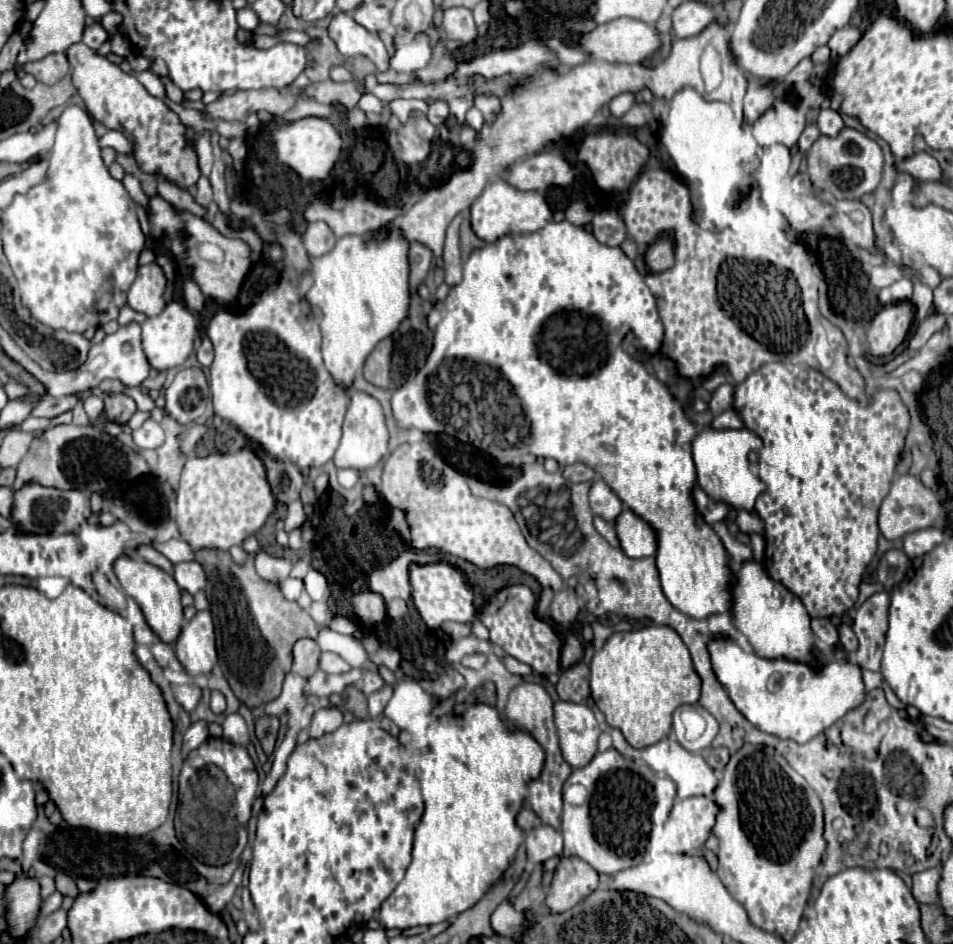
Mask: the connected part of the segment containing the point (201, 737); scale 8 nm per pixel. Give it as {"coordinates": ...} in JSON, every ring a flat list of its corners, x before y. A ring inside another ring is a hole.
{"coordinates":[[194,722,186,734,184,734,184,744,182,744,182,752,188,754,192,750,196,750,202,742,208,740,208,722]]}

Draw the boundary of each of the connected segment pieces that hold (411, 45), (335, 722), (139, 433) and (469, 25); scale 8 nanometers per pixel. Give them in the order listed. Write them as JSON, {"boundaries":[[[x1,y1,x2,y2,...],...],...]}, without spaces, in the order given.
{"boundaries":[[[410,28,394,32,394,54,390,56,390,70,416,72,430,64,432,40,428,34,414,34]],[[328,706,328,708,320,708,316,710,314,718,312,718,312,724,308,728,310,736,312,738,320,738,328,732,334,732,338,726,344,724,344,718,342,718,342,712,334,706]],[[146,420,138,430,132,432,132,438,140,448,158,448,164,444,164,430,158,422]],[[448,8,444,10,444,32,452,40,472,42,476,38,476,26,472,12,468,8]]]}

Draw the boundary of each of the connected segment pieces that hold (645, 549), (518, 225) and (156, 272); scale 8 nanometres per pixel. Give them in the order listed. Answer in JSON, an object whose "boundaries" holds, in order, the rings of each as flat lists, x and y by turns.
{"boundaries":[[[626,510,616,518,616,534,620,550,630,558,644,558,656,552,656,532,632,510]],[[504,178,488,184,484,192,474,200,470,208,472,230,484,242,494,242,504,234,528,234,540,230,546,222,552,220,552,210,546,204,544,196,538,192,522,192,510,186]],[[156,262,140,266,136,280,128,290,128,306,146,316,156,316,164,308,164,290,166,278]]]}

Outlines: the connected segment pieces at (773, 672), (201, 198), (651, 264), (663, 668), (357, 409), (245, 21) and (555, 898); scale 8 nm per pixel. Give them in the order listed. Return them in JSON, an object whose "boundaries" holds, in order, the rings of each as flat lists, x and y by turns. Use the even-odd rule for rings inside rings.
{"boundaries":[[[710,638,708,654,718,682,726,688,738,712,758,730,782,740,806,744,844,714,862,706,862,698,866,698,862,670,850,662,850,656,840,644,834,646,830,654,816,650,814,662,760,658,752,652,744,652,734,638]],[[200,176,200,180,198,180,196,186,198,186,198,192,196,192,194,200,196,200,200,206,208,208,208,206,212,204,212,188,210,188,208,178,206,178,206,176]],[[658,238,646,250,646,266,652,272,668,270,674,264,674,246,668,238]],[[648,626,632,632,616,632,598,650,590,662,590,692,598,710,612,728,620,728,634,748,646,748,668,736,672,728,672,712,680,704,696,704,700,698,700,678,692,668,690,652,682,638,668,626]],[[350,392,350,406,342,426,342,440,334,454,336,468,368,470,374,468,386,452,388,452,388,428,384,422,384,412,380,402,366,392]],[[242,8,242,10,238,10,238,24,240,24,242,30,246,30,246,32,250,32,250,34,260,26,258,16,256,16,254,10,250,10,250,8]],[[562,858,554,870,554,880,548,890,546,904,556,912,566,912,574,908,582,898,598,888,598,872,586,866,580,858]]]}

